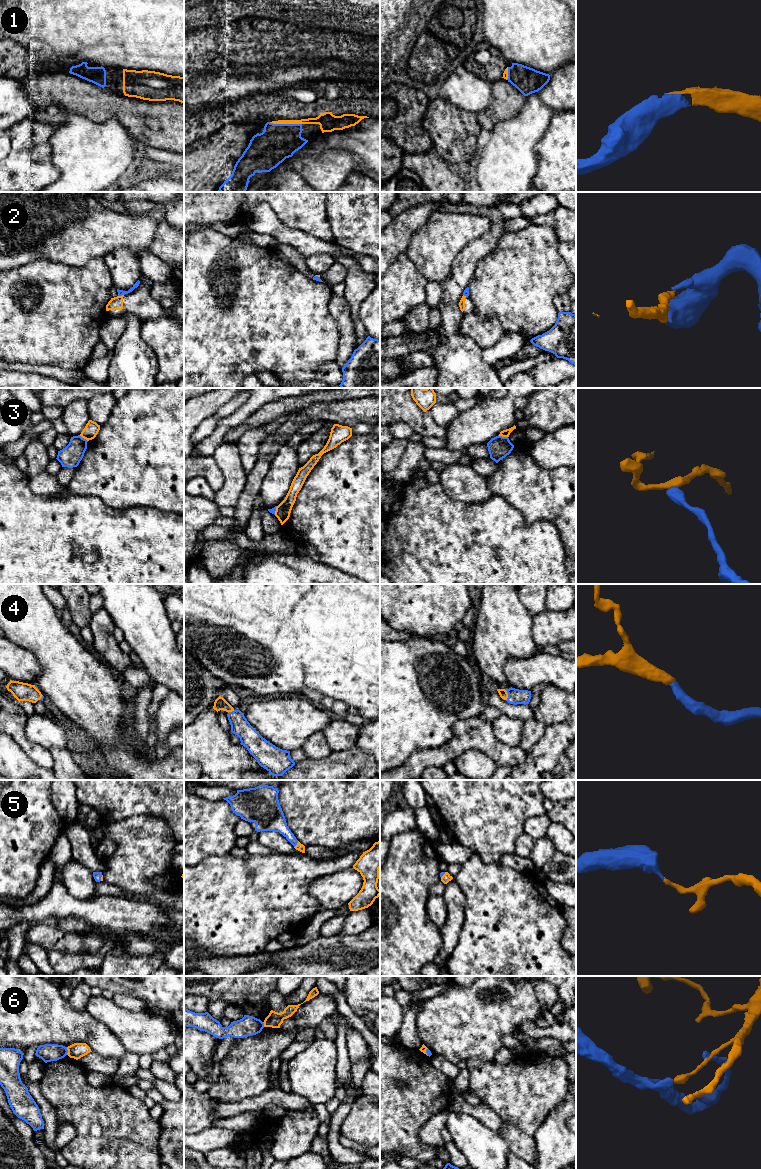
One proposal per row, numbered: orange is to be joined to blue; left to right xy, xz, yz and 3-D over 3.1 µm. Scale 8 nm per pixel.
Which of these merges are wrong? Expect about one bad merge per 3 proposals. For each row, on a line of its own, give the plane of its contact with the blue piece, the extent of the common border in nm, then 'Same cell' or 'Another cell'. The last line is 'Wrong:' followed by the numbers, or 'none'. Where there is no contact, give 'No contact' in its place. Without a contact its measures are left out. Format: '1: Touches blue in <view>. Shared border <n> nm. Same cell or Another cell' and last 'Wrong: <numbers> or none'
1: Touches blue in xz. Shared border 260 nm. Same cell
2: Touches blue in xy. Shared border 50 nm. Another cell
3: Touches blue in yz. Shared border 80 nm. Another cell
4: Touches blue in yz. Shared border 100 nm. Same cell
5: Touches blue in xz. Shared border 70 nm. Same cell
6: Touches blue in xy. Shared border 60 nm. Another cell
Wrong: 2, 3, 6

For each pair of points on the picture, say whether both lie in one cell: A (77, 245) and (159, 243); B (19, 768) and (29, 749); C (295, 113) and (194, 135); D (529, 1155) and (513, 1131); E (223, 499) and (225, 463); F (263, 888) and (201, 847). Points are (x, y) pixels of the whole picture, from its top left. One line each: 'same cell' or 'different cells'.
A: different cells
B: different cells
C: same cell
D: same cell
E: same cell
F: different cells

